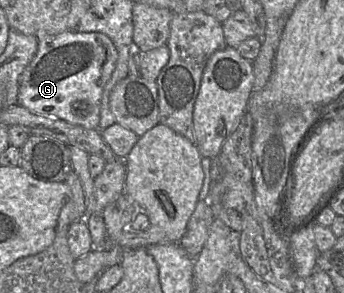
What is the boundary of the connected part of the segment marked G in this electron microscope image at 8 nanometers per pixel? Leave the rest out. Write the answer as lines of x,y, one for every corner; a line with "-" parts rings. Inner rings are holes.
67,31
56,35
38,32
36,36
38,49
20,77
17,104
44,116
58,118
87,129
98,130
101,98
118,59
118,52
113,42
105,34
99,32

